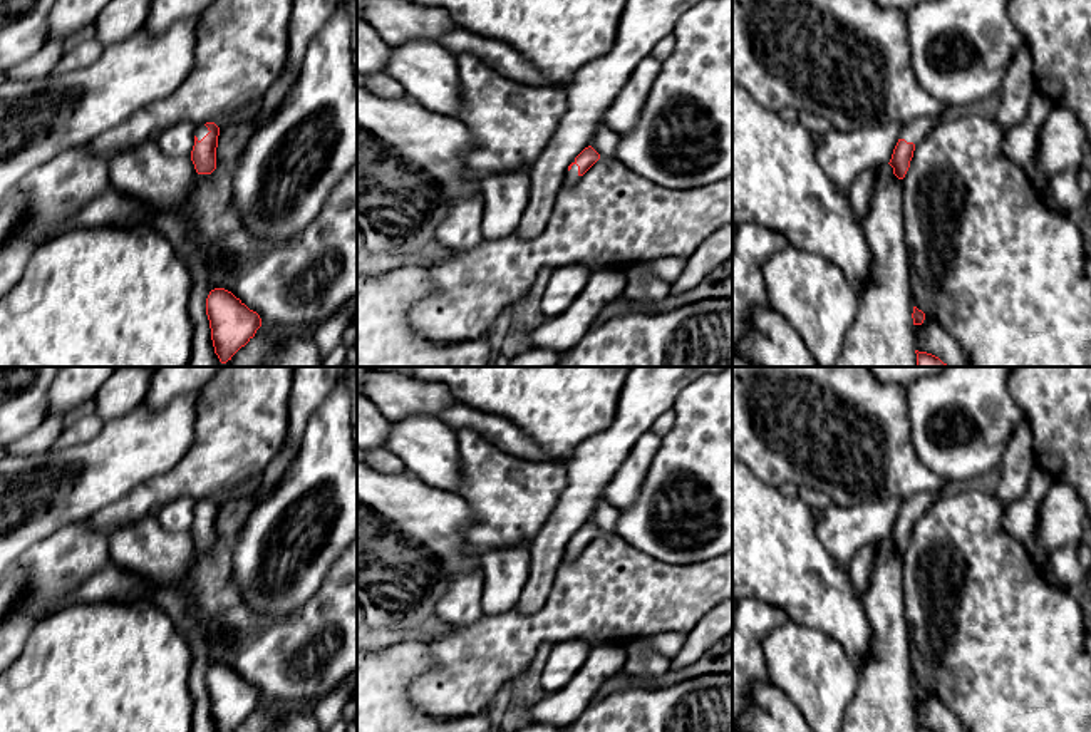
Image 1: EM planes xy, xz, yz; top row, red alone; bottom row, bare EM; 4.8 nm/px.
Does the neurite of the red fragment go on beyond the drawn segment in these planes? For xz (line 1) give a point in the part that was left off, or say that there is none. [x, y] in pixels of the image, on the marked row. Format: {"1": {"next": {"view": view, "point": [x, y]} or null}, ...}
{"1": {"next": {"view": "xz", "point": [572, 176]}}}

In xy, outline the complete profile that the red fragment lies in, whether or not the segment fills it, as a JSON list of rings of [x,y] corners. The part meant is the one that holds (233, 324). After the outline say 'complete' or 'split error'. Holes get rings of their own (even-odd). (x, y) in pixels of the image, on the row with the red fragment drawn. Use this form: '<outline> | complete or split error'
[[[215,288],[206,298],[206,315],[215,353],[221,363],[245,347],[261,327],[261,318],[225,288]]] | complete

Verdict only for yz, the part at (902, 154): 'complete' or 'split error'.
split error

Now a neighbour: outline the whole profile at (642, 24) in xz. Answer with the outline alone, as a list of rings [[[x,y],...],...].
[[[625,0],[612,50],[580,67],[568,87],[568,111],[530,169],[530,203],[514,231],[531,240],[543,233],[575,157],[592,144],[597,124],[628,82],[637,64],[669,34],[679,17],[702,0]]]

